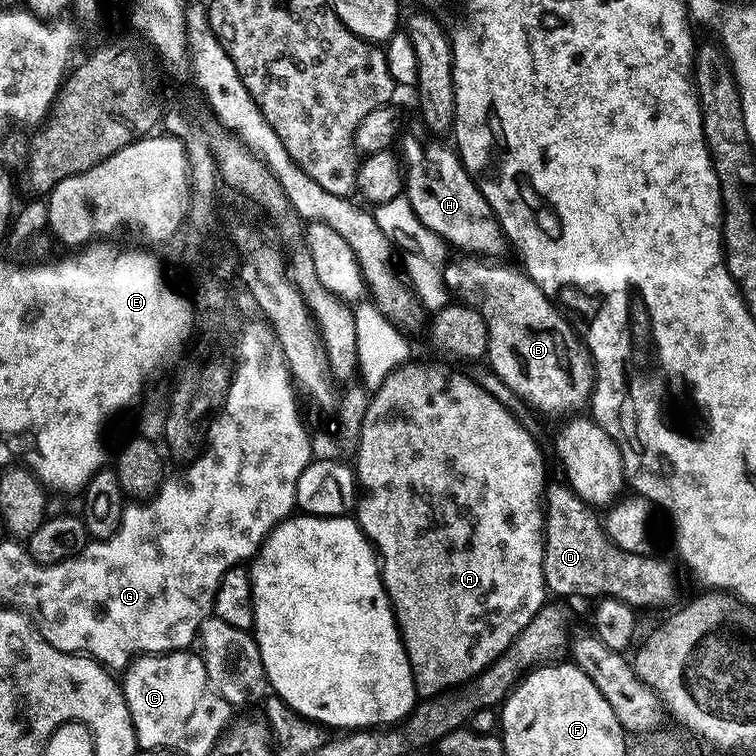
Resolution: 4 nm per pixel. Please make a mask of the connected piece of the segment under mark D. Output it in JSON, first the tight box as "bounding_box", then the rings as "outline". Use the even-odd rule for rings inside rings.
{"bounding_box":[544,483,676,610],"outline":[[[549,483],[546,488],[546,511],[544,514],[544,587],[549,593],[552,592],[556,596],[592,596],[591,598],[607,598],[609,600],[621,600],[632,605],[637,610],[643,608],[656,608],[659,604],[668,604],[676,596],[676,572],[672,569],[672,564],[668,560],[659,560],[656,554],[639,556],[633,552],[622,550],[618,545],[614,544],[609,538],[608,533],[604,531],[604,525],[601,517],[595,516],[593,509],[581,500],[567,483],[561,484]]]}

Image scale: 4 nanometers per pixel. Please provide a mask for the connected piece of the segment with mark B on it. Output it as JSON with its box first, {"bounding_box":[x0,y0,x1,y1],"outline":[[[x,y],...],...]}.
{"bounding_box":[444,258,595,415],"outline":[[[460,258],[457,264],[445,263],[444,282],[456,292],[461,301],[481,312],[488,330],[488,365],[495,374],[502,378],[512,392],[527,403],[532,410],[541,415],[575,415],[576,410],[584,407],[591,399],[595,385],[595,368],[592,366],[591,353],[581,335],[565,313],[549,299],[548,295],[537,286],[519,267],[503,268],[500,262],[485,262],[480,258]]]}

